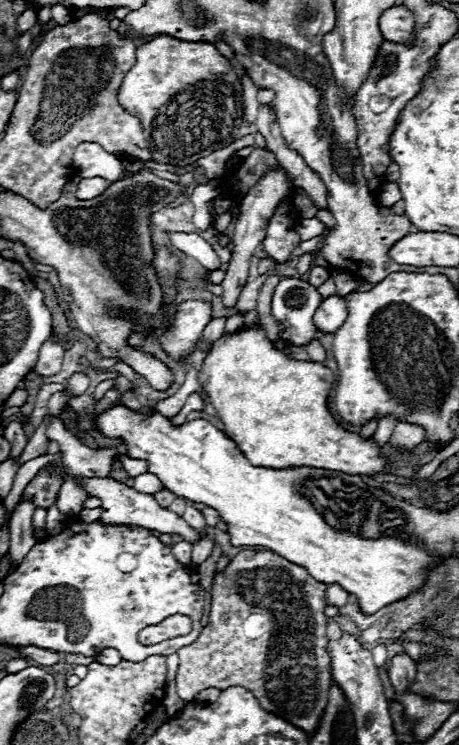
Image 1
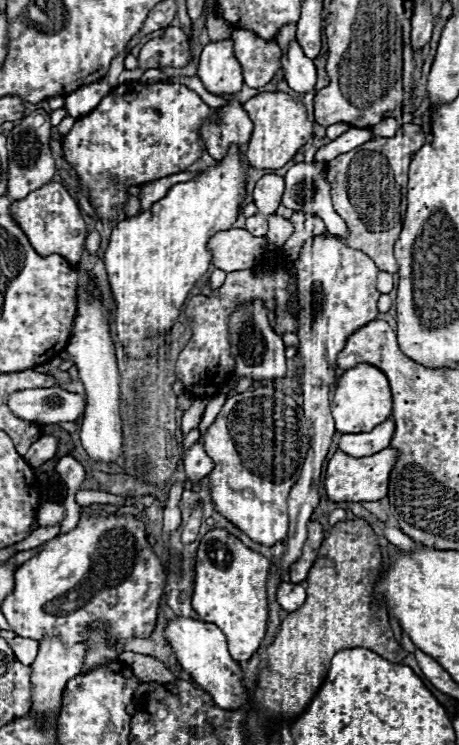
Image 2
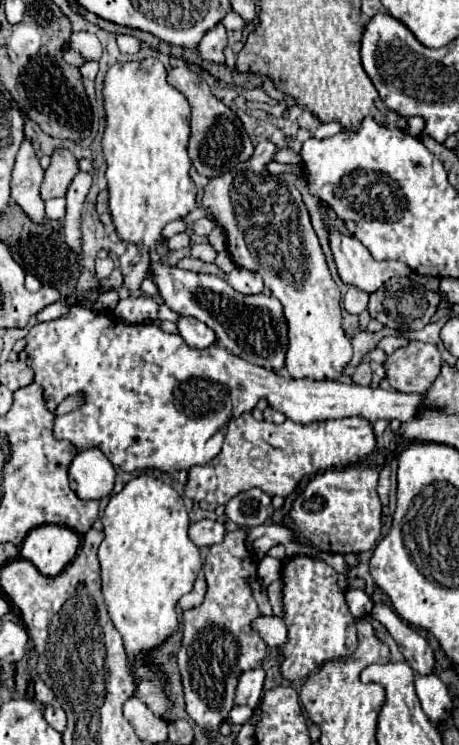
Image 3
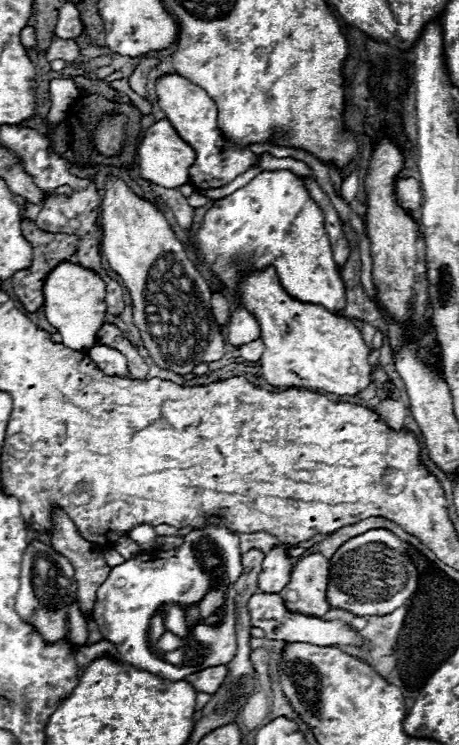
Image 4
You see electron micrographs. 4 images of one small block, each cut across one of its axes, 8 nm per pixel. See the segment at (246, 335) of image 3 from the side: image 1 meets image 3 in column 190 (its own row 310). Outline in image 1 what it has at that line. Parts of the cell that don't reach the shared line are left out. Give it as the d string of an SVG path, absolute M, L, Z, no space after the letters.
M282 278L272 296L272 314L278 322L280 338L294 346L306 346L318 338L314 314L322 302L316 286L298 280Z

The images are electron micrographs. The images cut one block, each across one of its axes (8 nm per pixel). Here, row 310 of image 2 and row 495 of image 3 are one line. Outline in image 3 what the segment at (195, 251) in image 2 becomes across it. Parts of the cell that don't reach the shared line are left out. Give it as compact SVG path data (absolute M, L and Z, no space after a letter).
M140 474L132 478L122 488L120 494L110 498L102 522L104 522L104 540L98 548L98 560L100 560L100 576L102 576L102 594L108 606L108 616L114 628L122 634L128 660L134 668L134 678L140 680L136 684L134 696L142 700L154 712L154 716L164 718L172 710L172 698L168 696L168 690L162 684L164 674L152 664L142 664L138 656L156 650L178 630L176 604L184 594L192 590L194 580L202 568L200 552L196 544L192 544L192 540L188 538L188 526L190 526L188 512L184 508L180 494L172 486L154 480L146 474Z

